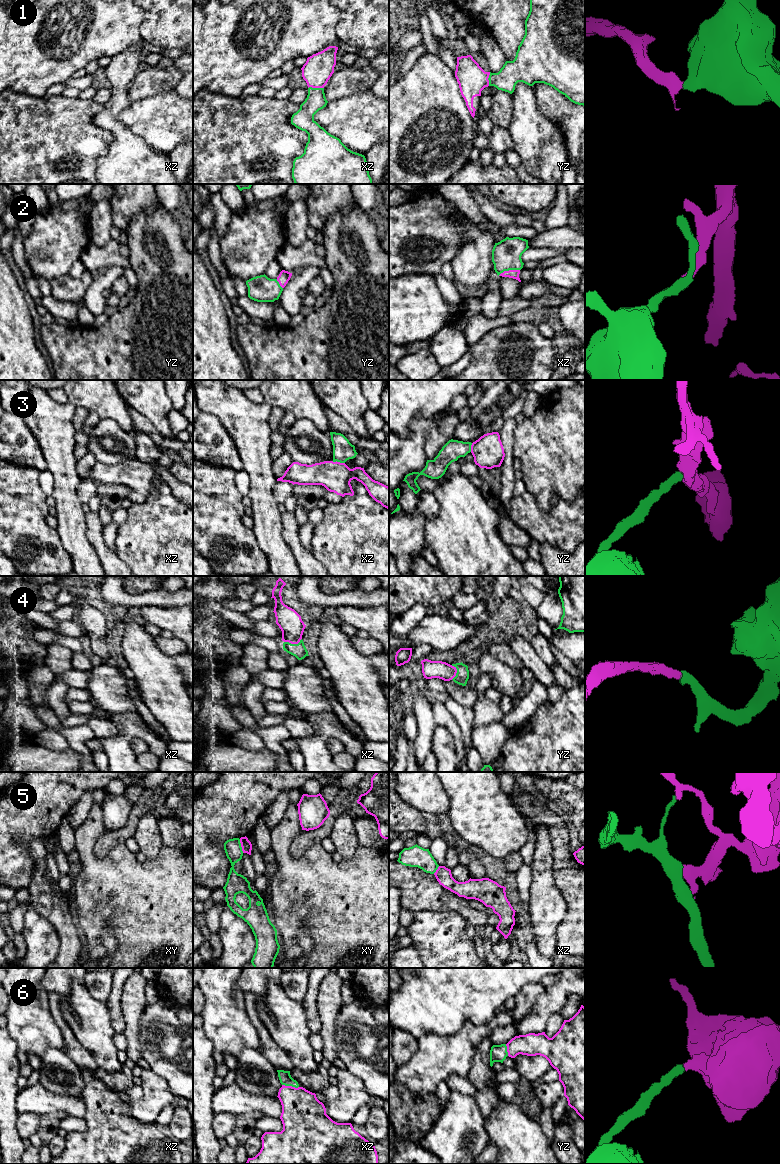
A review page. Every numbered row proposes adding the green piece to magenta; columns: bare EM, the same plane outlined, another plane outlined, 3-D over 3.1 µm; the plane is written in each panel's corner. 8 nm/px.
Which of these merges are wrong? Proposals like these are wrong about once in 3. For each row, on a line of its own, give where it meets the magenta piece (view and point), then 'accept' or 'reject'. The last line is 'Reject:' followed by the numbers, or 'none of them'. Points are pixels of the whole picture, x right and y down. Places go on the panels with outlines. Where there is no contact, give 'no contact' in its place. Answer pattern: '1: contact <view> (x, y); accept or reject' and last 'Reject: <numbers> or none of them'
1: contact xz (315, 87); accept
2: contact xz (509, 270); accept
3: contact xz (338, 462); reject
4: contact xz (293, 643); accept
5: contact xy (241, 846); reject
6: contact xz (290, 1086); accept
Reject: 3, 5

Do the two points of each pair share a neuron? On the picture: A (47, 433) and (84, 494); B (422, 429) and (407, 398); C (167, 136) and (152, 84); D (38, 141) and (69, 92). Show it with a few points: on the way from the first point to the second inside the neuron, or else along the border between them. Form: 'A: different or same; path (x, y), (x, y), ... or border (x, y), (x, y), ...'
A: different; border (80, 481), (77, 487), (77, 497), (82, 503)
B: different; border (432, 416), (428, 418)
C: different; border (173, 89), (132, 100)
D: different; border (60, 94), (66, 97), (78, 97)

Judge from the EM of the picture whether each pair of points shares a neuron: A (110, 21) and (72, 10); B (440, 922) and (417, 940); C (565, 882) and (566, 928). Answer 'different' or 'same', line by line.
A: same
B: same
C: same

